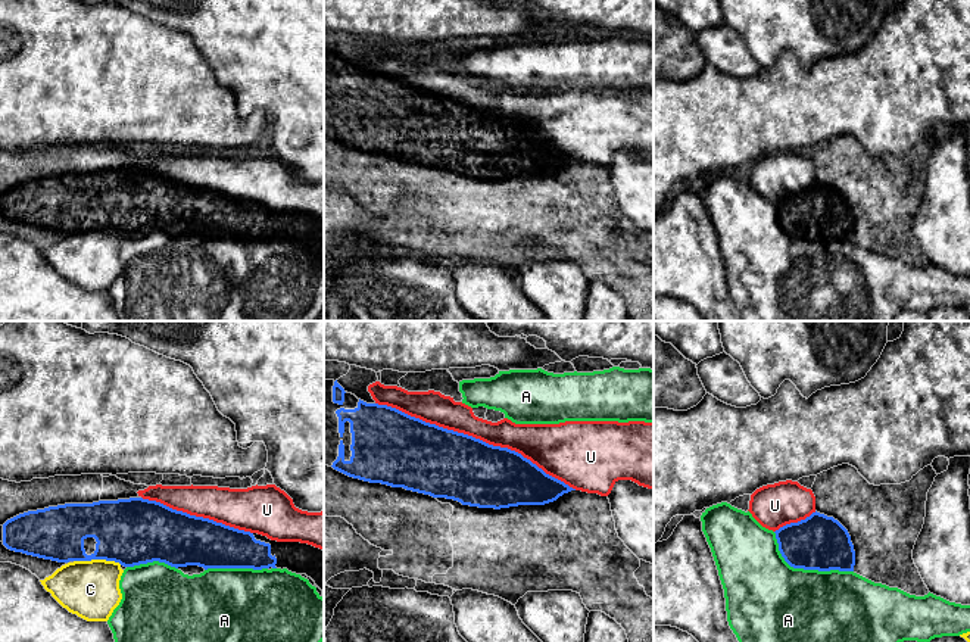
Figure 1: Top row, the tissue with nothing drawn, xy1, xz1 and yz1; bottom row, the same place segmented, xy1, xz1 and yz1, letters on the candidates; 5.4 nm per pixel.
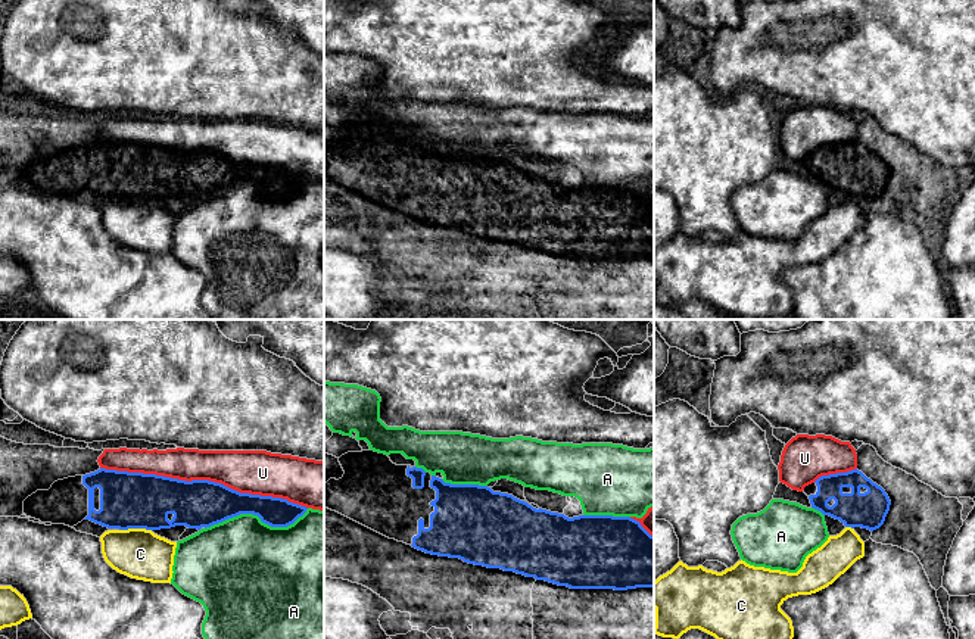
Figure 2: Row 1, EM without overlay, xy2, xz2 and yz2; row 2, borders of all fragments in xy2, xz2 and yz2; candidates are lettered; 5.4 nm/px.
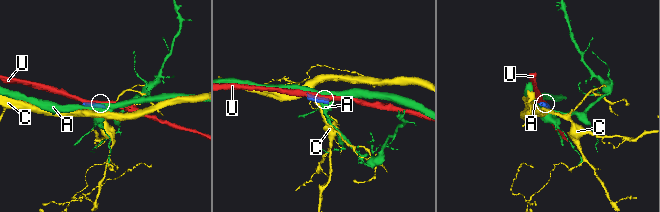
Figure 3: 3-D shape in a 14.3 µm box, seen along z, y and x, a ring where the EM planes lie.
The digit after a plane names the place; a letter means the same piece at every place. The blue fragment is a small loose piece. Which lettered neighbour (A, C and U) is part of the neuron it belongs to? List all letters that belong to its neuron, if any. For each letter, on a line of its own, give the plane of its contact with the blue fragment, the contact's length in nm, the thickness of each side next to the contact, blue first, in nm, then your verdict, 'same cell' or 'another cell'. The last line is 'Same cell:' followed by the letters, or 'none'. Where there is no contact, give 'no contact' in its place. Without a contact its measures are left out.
A: contact in xy2; length 600 nm; calibres 220 and 440 nm; another cell
C: contact in xy1; length 260 nm; calibres 360 and 320 nm; another cell
U: contact in xy2; length 1150 nm; calibres 260 and 240 nm; another cell
Same cell: none

